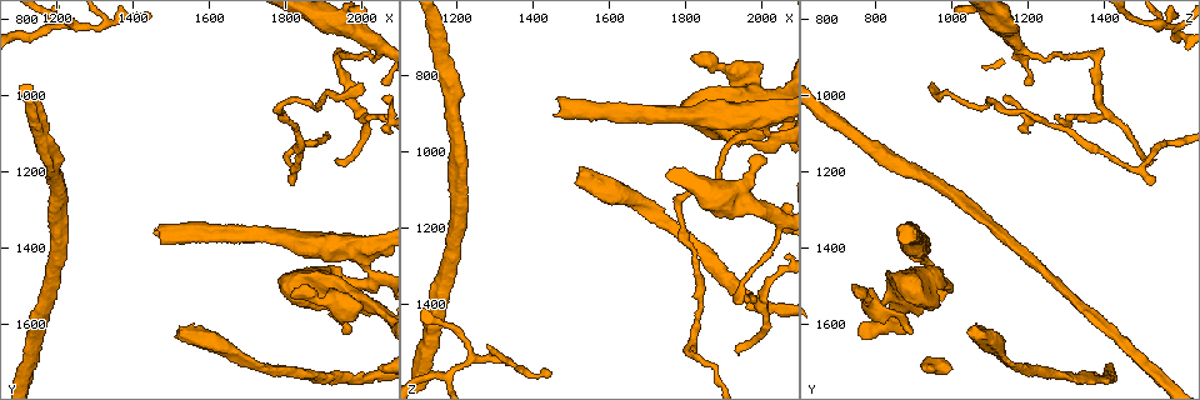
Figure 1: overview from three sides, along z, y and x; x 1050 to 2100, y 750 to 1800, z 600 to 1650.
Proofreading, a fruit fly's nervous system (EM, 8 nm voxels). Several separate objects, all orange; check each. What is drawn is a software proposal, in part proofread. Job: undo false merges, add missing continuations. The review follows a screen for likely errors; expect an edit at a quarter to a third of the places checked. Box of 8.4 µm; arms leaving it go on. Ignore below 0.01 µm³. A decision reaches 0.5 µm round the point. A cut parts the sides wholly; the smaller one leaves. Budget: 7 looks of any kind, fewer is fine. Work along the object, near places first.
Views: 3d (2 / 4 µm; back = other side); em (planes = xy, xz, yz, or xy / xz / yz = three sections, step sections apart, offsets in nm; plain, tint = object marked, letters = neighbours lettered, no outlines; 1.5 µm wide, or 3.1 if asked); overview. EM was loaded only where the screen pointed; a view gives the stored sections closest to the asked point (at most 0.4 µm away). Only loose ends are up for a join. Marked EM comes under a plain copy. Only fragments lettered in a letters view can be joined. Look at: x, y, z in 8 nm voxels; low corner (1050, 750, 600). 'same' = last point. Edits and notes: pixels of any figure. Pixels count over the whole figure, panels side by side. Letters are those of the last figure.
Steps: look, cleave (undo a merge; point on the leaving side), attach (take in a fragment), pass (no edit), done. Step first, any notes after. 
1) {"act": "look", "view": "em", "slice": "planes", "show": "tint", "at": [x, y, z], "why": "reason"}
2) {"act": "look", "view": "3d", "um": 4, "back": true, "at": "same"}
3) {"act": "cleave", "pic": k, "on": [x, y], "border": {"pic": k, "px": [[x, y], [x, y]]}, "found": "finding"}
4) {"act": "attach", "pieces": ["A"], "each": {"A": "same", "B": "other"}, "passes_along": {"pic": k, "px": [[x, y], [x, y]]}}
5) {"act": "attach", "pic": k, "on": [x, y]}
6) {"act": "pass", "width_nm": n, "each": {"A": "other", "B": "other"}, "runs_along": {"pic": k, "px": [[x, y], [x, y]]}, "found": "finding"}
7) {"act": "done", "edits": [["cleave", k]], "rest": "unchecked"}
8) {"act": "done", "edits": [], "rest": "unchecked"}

{"act": "look", "view": "em", "slice": "xy", "step": 4, "show": "letters", "at": [1930, 1175, 1520], "why": "tapers out"}

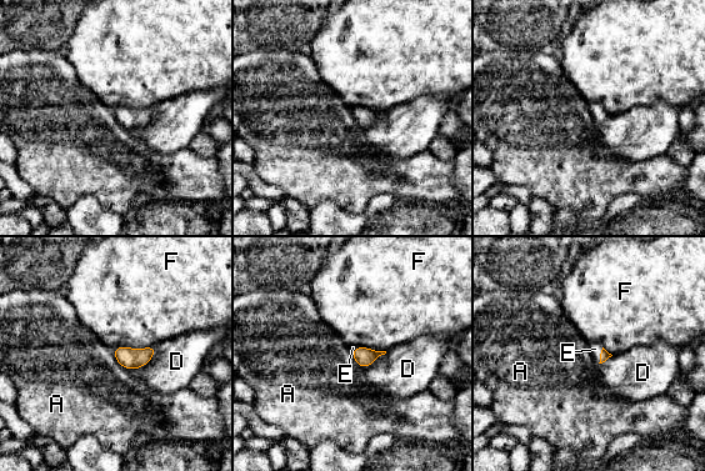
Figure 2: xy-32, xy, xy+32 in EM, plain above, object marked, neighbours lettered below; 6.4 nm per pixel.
{"act": "attach", "pieces": ["E"], "longest_contact_nm": ["F", 260], "each": {"A": "other", "D": "other", "E": "same", "F": "other"}, "found": "it goes on there"}

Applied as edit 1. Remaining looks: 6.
{"act": "look", "view": "em", "slice": "planes", "show": "tint", "at": [2015, 1450, 955], "why": "touches itself"}

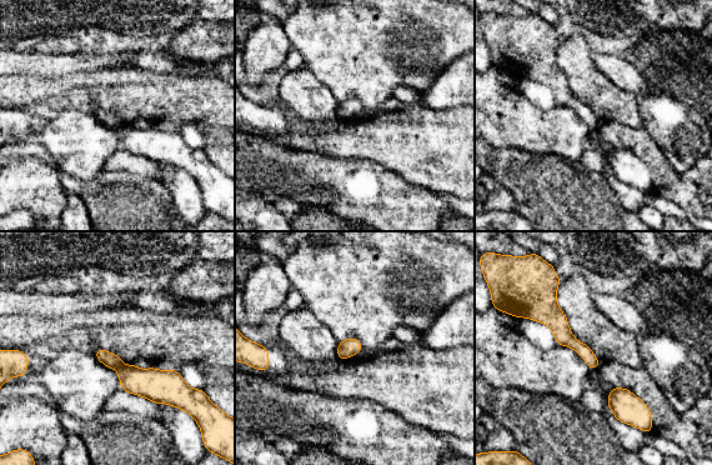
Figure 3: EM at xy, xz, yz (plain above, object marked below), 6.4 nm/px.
{"act": "look", "view": "em", "slice": "planes", "show": "letters", "at": "same", "why": "see the neighbours"}

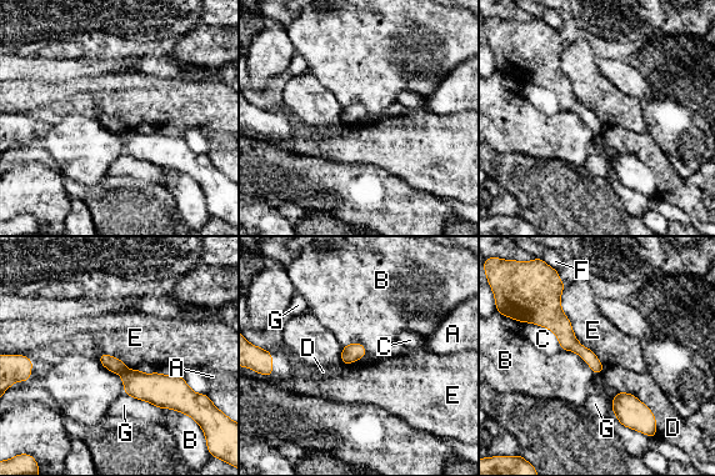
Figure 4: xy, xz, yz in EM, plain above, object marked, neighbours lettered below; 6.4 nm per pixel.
{"act": "cleave", "pic": 4, "on": [113, 364], "width_nm": 90, "each": {"A": "other", "B": "other", "C": "other", "D": "other", "E": "other", "F": "other", "G": "other"}, "part_leaving": {"pic": 4, "px": [[556, 295], [555, 320], [598, 371]]}, "found": "two neurons meet here"}

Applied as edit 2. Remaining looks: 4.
{"act": "look", "view": "em", "slice": "xy", "step": 4, "show": "tint", "at": [1520, 1625, 1045], "why": "an open end"}

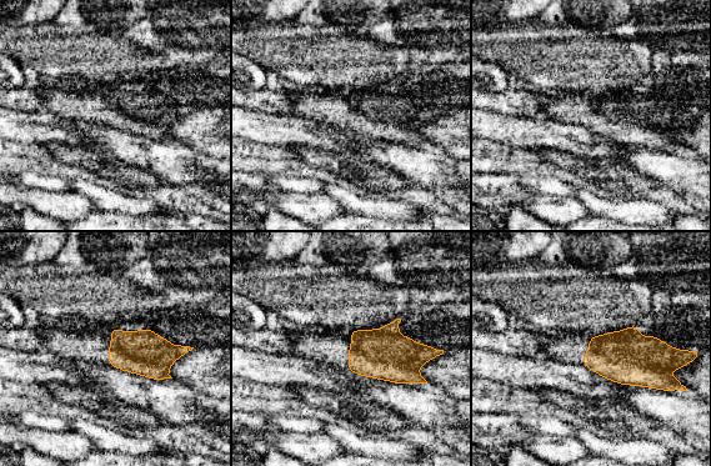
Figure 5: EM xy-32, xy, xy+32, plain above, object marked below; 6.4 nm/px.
{"act": "look", "view": "em", "slice": "planes", "show": "letters", "at": "same"}

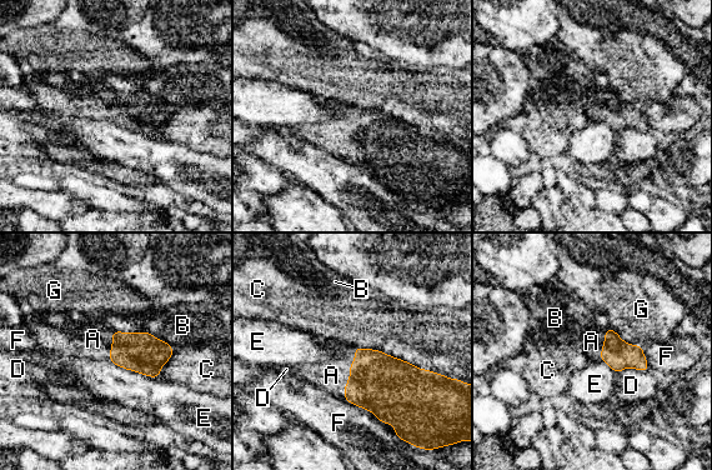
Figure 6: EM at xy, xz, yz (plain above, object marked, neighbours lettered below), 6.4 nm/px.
{"act": "attach", "pieces": ["A"], "width_nm": 180, "each": {"A": "same", "B": "other", "C": "other", "D": "other", "E": "other", "F": "other", "G": "other"}, "passes_along": {"pic": 6, "px": [[382, 384], [350, 373], [331, 375]]}, "found": "the neuron continues"}

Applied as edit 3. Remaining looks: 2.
{"act": "done", "edits": [["attach", 2], ["cleave", 4], ["attach", 6]], "rest": "unchecked"}

